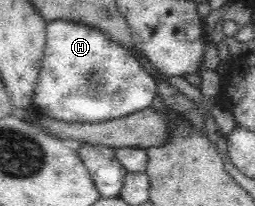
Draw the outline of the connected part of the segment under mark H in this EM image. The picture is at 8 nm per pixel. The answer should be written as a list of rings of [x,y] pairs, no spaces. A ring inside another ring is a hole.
[[[55,19],[47,21],[46,44],[41,74],[35,87],[33,111],[63,122],[98,123],[131,115],[151,107],[157,93],[154,76],[146,72],[133,52],[111,40],[102,30],[91,25]]]

